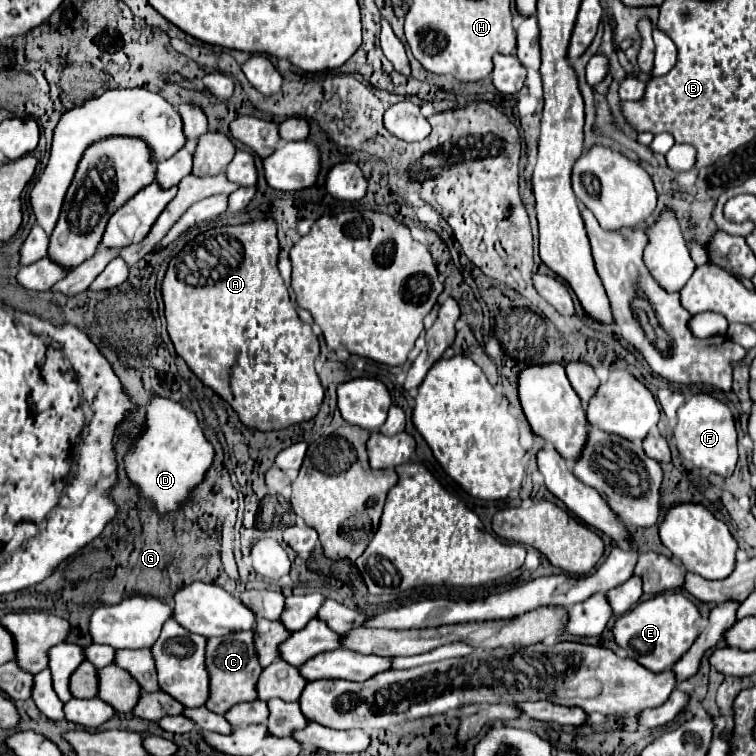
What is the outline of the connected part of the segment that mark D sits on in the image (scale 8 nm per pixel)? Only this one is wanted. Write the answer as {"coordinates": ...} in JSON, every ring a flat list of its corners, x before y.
{"coordinates":[[155,394,145,408,145,422,135,444,123,456,127,478,139,488,139,496,153,502,159,512,179,510,191,492,205,480,207,470,213,466,215,448,205,438,193,410,181,402]]}

